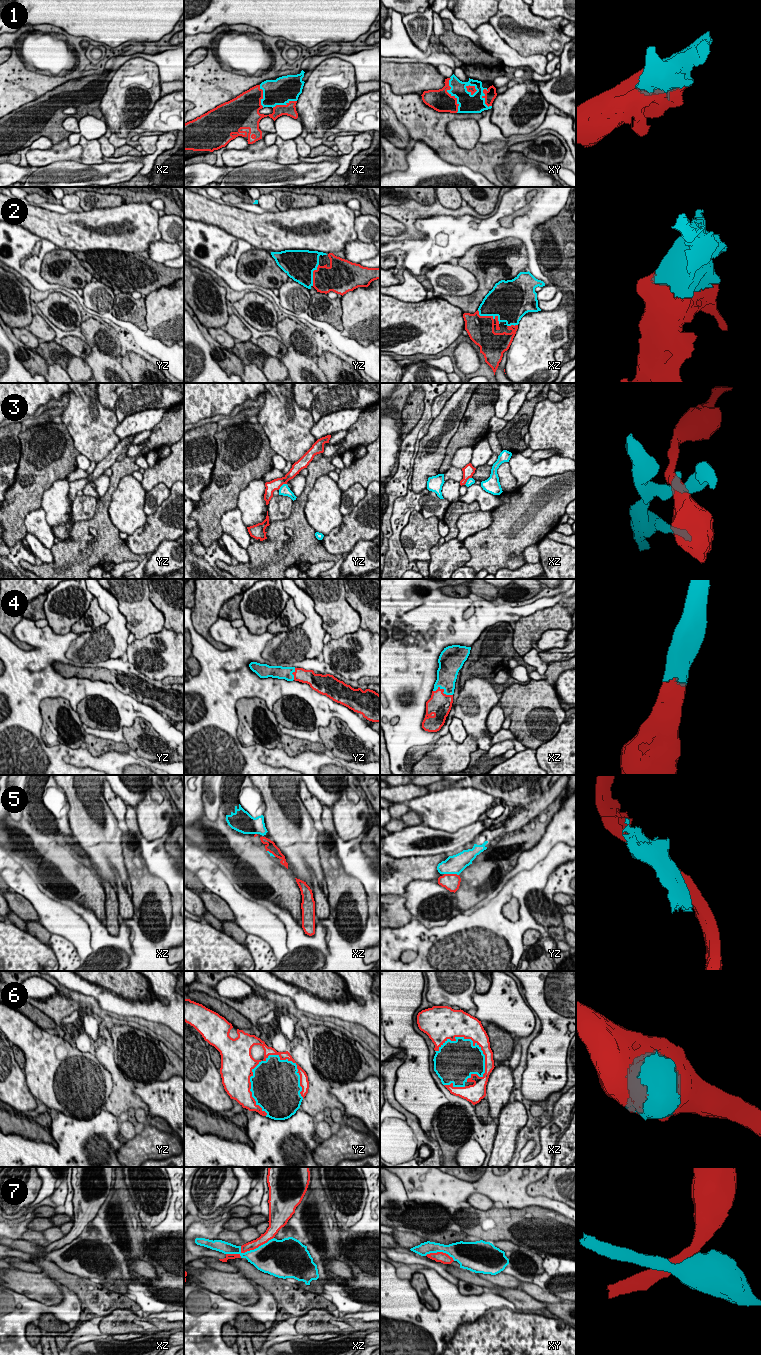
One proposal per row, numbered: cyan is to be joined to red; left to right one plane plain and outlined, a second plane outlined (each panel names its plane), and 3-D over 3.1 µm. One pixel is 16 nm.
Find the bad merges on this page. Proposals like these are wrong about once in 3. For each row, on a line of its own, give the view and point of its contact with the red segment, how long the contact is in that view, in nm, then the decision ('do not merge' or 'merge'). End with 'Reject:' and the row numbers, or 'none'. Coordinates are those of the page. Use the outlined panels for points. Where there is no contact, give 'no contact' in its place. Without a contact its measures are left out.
1: xy (450, 94) | 600 nm | merge
2: xz (489, 316) | 420 nm | merge
3: yz (282, 484) | 180 nm | do not merge
4: xz (443, 691) | 340 nm | merge
5: yz (451, 874) | 240 nm | do not merge
6: xz (469, 1038) | 900 nm | merge
7: xz (249, 1250) | 800 nm | do not merge
Reject: 3, 5, 7

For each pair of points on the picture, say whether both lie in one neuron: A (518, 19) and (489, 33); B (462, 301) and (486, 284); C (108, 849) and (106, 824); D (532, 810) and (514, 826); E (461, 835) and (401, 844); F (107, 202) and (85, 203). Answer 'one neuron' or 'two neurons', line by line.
A: two neurons
B: one neuron
C: one neuron
D: one neuron
E: one neuron
F: one neuron

